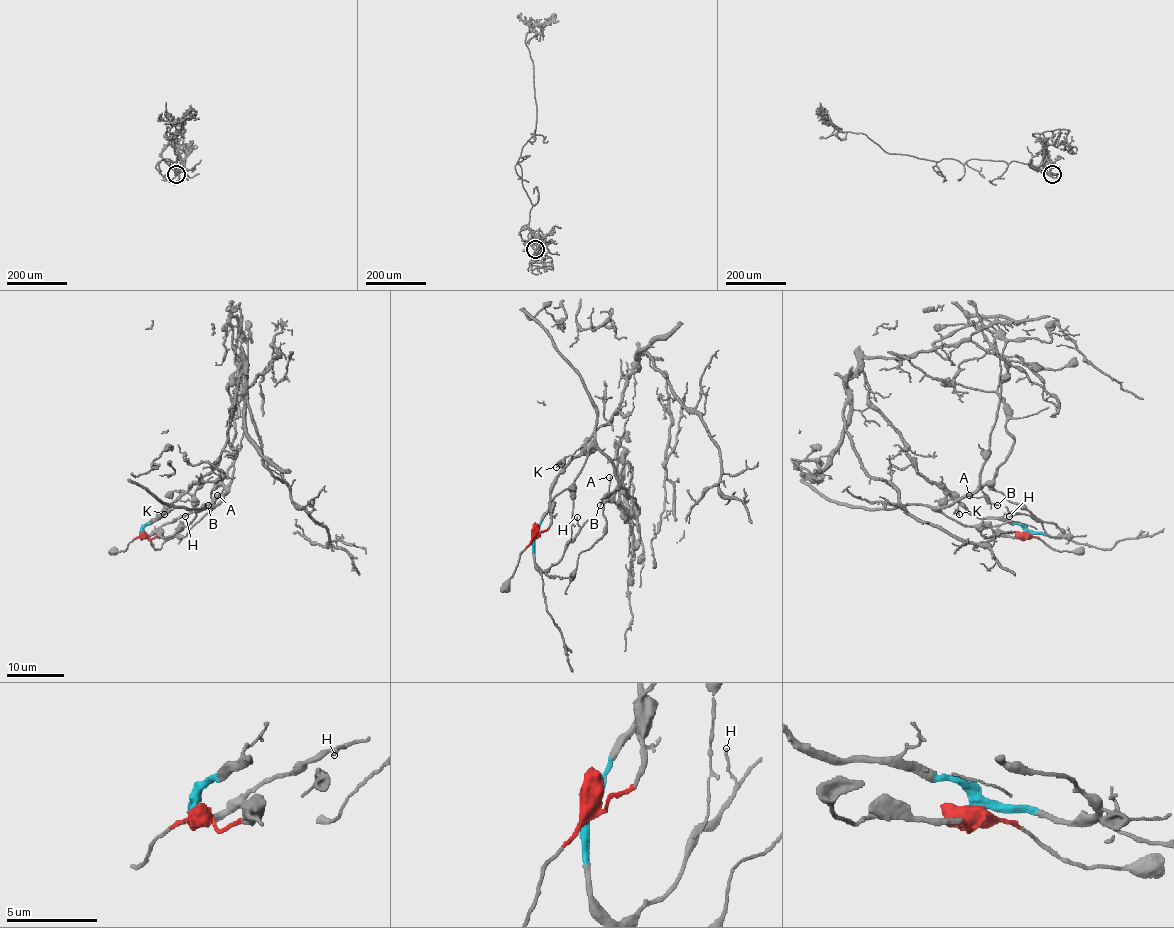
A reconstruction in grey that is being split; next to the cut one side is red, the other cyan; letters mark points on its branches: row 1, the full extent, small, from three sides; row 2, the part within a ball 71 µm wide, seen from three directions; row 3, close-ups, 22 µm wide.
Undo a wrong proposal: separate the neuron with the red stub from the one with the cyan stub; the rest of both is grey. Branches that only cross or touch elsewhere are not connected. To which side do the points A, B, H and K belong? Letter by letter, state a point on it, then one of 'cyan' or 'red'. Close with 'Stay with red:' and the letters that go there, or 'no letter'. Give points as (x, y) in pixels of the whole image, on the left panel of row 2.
A: at (217, 495); red
B: at (208, 505); red
H: at (185, 516); cyan
K: at (164, 514); cyan
Stay with red: A, B

